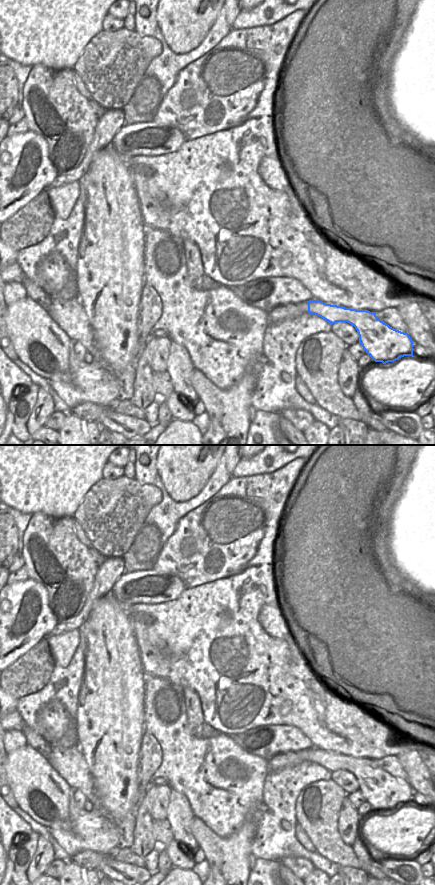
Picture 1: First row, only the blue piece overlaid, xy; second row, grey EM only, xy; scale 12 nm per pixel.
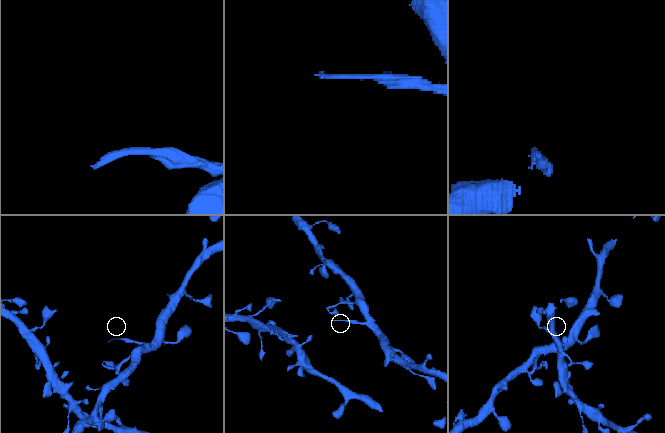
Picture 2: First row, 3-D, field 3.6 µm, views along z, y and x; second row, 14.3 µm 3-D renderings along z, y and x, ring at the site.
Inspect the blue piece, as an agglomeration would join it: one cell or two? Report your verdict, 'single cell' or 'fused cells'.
fused cells

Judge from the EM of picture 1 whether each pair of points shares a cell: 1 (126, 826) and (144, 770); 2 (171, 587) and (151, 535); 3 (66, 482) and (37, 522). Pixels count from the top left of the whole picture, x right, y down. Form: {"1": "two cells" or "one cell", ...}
{"1": "one cell", "2": "two cells", "3": "two cells"}

